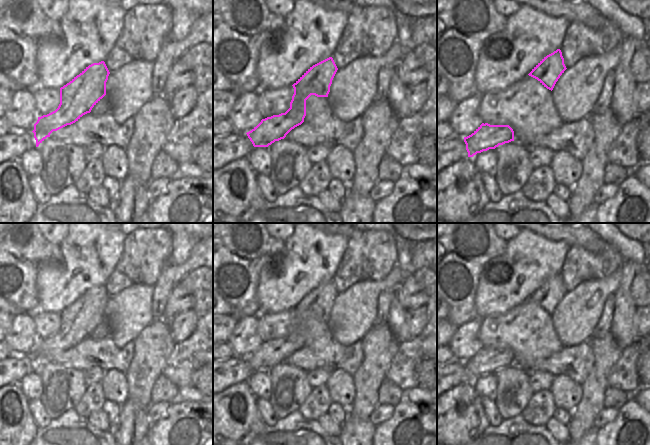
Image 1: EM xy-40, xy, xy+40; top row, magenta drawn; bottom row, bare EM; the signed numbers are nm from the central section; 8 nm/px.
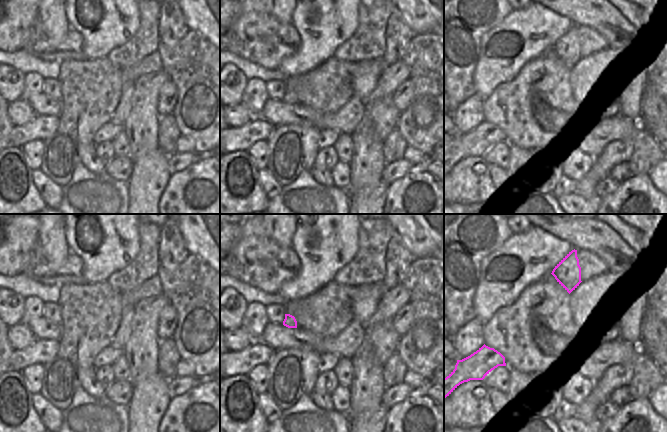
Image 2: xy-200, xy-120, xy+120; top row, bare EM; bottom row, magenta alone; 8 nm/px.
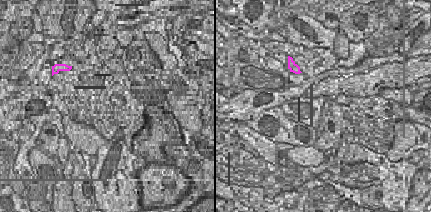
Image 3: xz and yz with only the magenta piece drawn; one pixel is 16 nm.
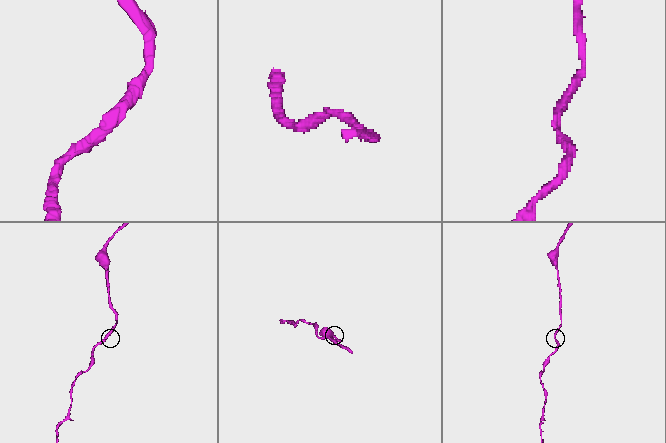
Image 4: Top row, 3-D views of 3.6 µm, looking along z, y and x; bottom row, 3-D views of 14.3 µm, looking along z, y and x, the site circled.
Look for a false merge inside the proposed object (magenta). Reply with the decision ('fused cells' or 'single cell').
single cell

